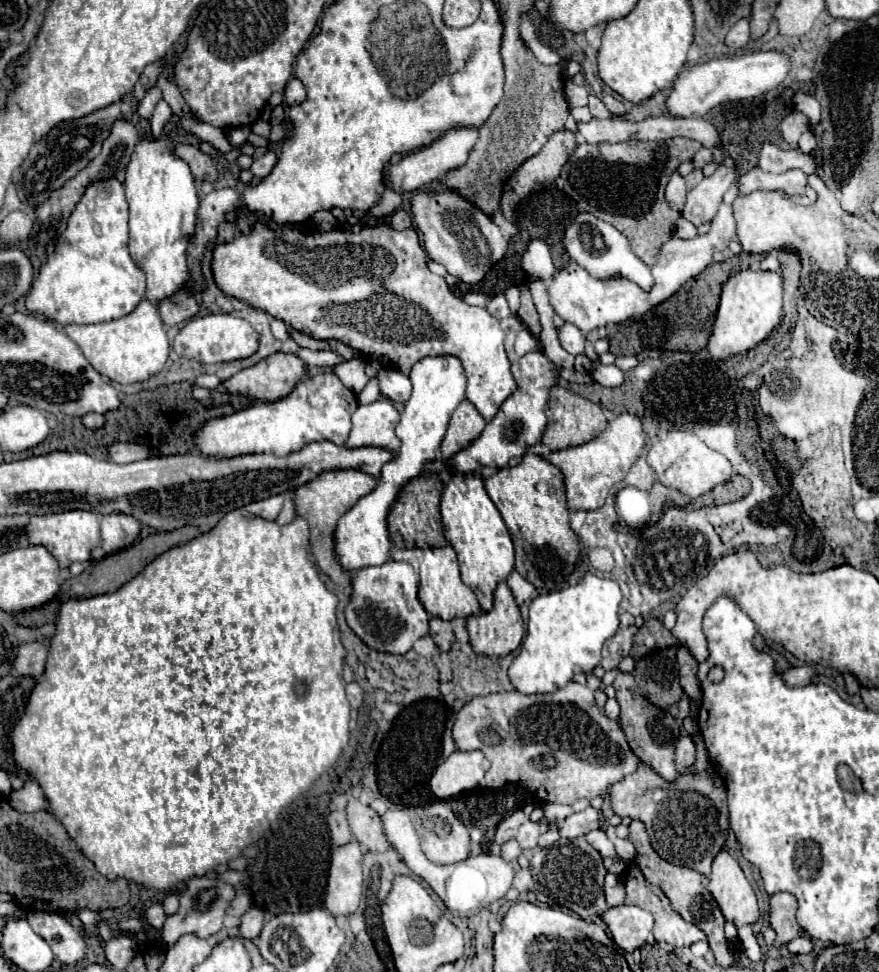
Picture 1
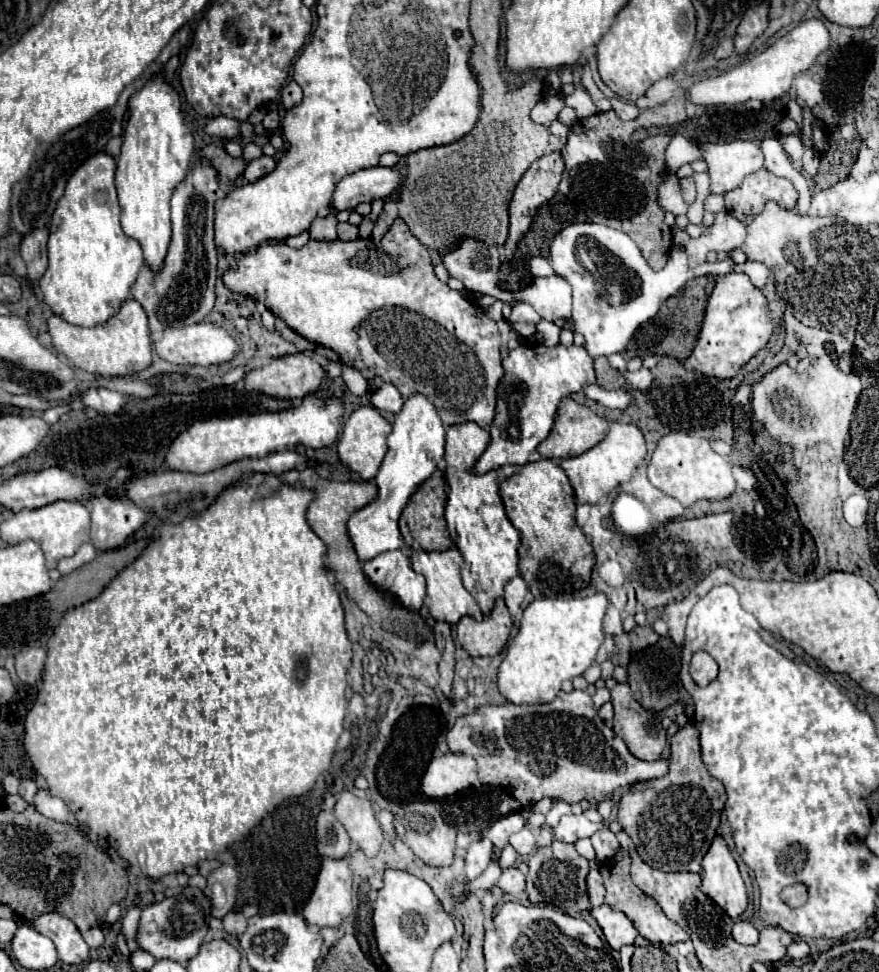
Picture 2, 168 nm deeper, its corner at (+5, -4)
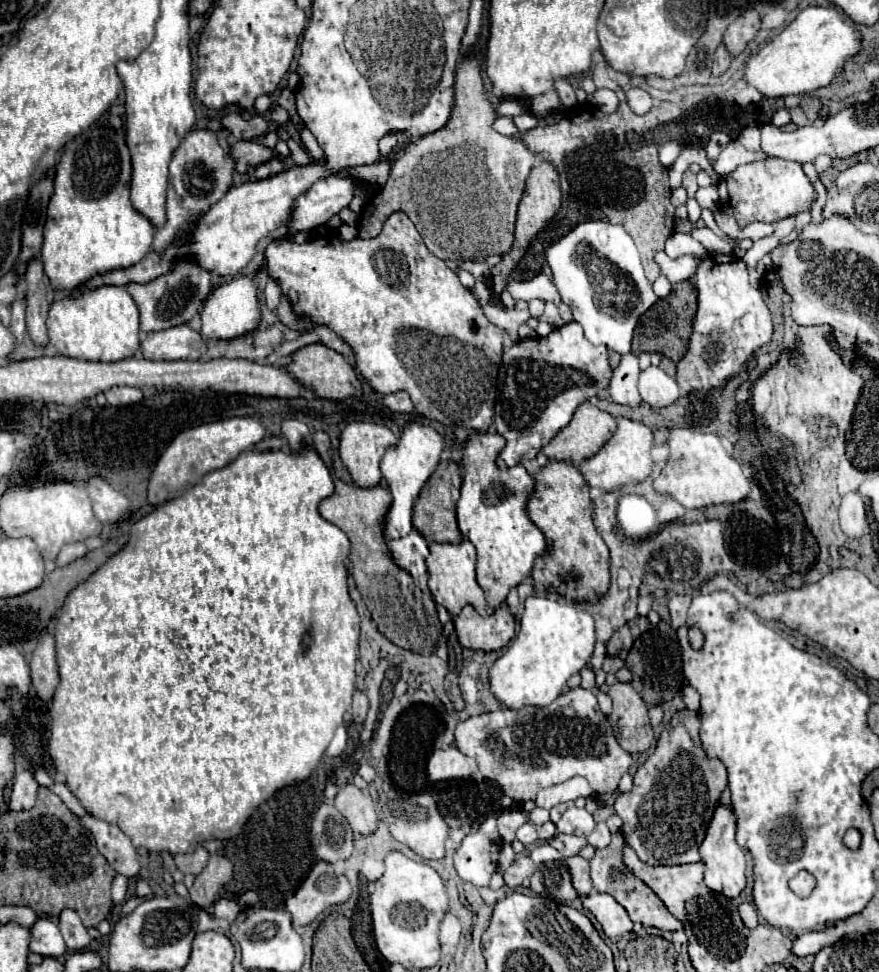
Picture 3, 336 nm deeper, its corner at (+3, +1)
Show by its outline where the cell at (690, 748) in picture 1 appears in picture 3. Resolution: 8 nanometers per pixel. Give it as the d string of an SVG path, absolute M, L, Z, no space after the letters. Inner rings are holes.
M583 688L561 694L545 708L501 708L467 718L455 728L455 744L463 754L475 758L479 772L497 782L515 802L533 800L541 788L565 782L575 774L587 778L595 794L609 794L617 790L621 776L633 764L631 754L617 744L609 720L597 706L597 696Z

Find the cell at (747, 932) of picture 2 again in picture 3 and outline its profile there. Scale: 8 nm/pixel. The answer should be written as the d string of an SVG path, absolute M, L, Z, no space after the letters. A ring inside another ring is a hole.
M743 902L743 904L737 906L737 910L739 910L739 914L741 914L741 918L743 918L743 924L745 924L747 928L755 928L755 926L757 926L757 912L755 912L753 904Z

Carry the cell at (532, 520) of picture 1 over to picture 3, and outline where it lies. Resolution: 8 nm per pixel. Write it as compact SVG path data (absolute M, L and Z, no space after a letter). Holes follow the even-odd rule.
M551 460L535 476L535 492L529 498L527 512L549 542L549 554L537 558L531 574L535 580L545 580L541 594L557 592L577 602L597 602L603 598L611 580L609 548L595 530L593 502L583 474L573 464Z

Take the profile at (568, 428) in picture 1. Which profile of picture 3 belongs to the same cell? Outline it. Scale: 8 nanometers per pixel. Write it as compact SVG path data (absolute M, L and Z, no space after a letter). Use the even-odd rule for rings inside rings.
M583 402L569 426L565 426L545 448L545 456L557 462L579 464L591 458L615 434L617 424L609 412Z

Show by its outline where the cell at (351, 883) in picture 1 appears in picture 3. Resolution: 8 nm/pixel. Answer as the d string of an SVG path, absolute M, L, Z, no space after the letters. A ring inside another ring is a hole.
M317 862L297 892L285 900L285 910L293 918L293 926L311 924L319 914L335 904L351 898L351 886L345 876L337 876L333 866Z

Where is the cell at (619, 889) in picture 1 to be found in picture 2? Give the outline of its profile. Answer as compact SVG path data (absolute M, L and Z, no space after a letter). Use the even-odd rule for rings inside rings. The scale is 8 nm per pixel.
M597 865L591 867L589 875L587 875L587 891L589 891L589 897L591 897L591 905L593 907L599 907L605 903L605 887L603 887L603 877L597 869Z

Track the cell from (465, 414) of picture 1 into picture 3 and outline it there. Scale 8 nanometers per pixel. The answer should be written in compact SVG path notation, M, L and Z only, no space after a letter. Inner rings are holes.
M475 434L465 442L465 454L461 458L463 464L463 486L461 486L461 498L457 502L457 522L465 538L473 542L477 548L477 582L485 592L487 604L491 610L497 610L501 602L507 598L509 590L513 586L519 586L523 578L531 576L535 558L545 554L547 542L543 532L531 522L525 506L535 490L535 480L527 470L521 472L503 472L497 466L497 456L505 446L505 438L499 434Z

